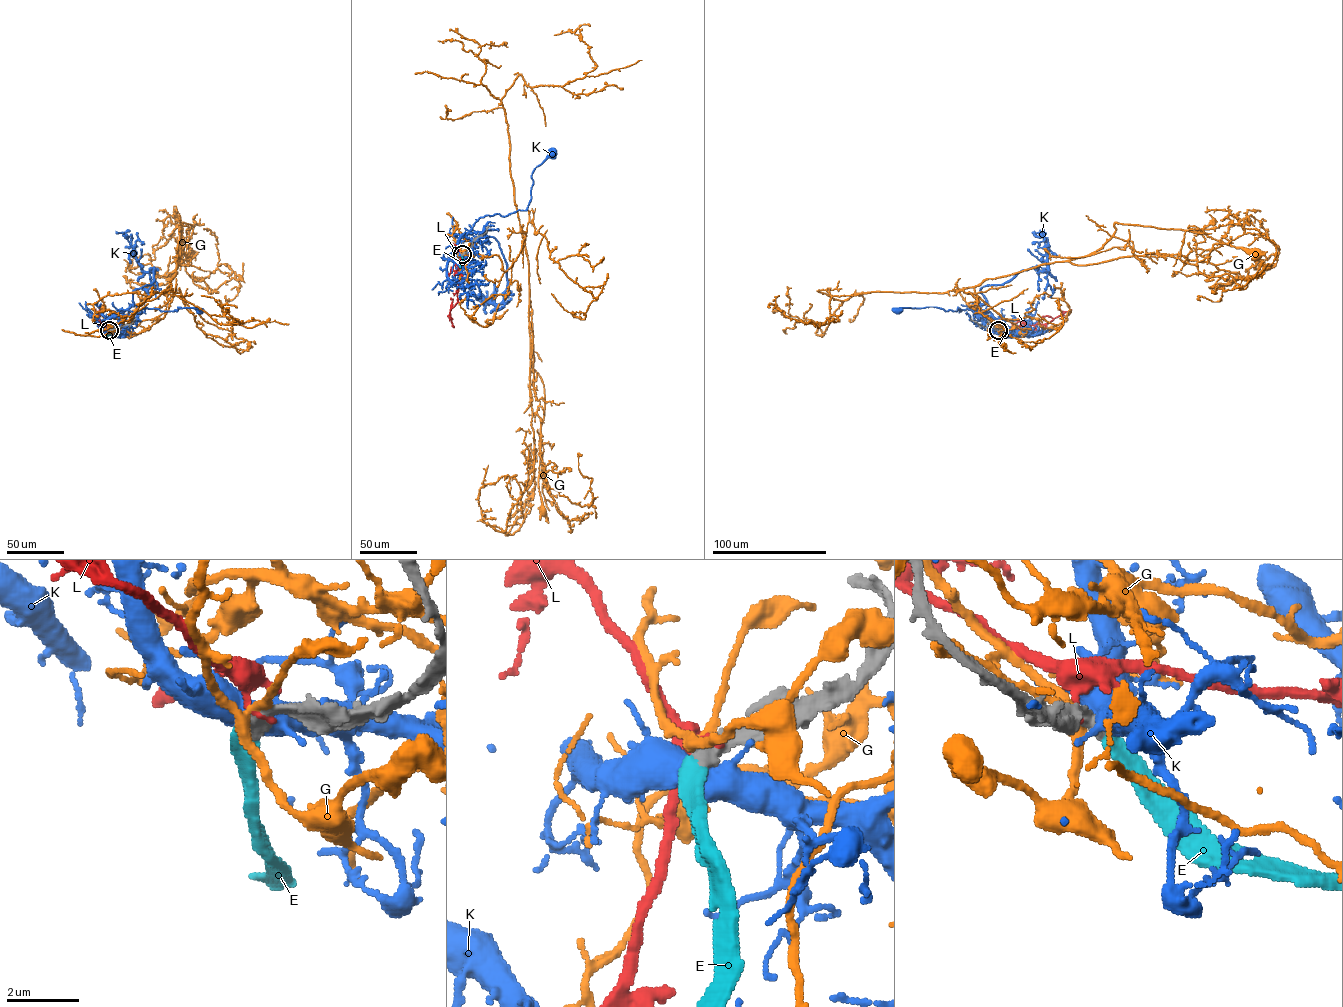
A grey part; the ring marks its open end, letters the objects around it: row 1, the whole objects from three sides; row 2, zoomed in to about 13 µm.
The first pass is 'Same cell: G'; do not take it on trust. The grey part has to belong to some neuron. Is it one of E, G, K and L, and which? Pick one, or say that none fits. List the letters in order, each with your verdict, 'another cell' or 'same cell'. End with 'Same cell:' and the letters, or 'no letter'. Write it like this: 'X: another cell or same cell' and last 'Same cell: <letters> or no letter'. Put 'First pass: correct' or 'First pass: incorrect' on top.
First pass: incorrect
E: same cell
G: another cell
K: another cell
L: another cell
Same cell: E

